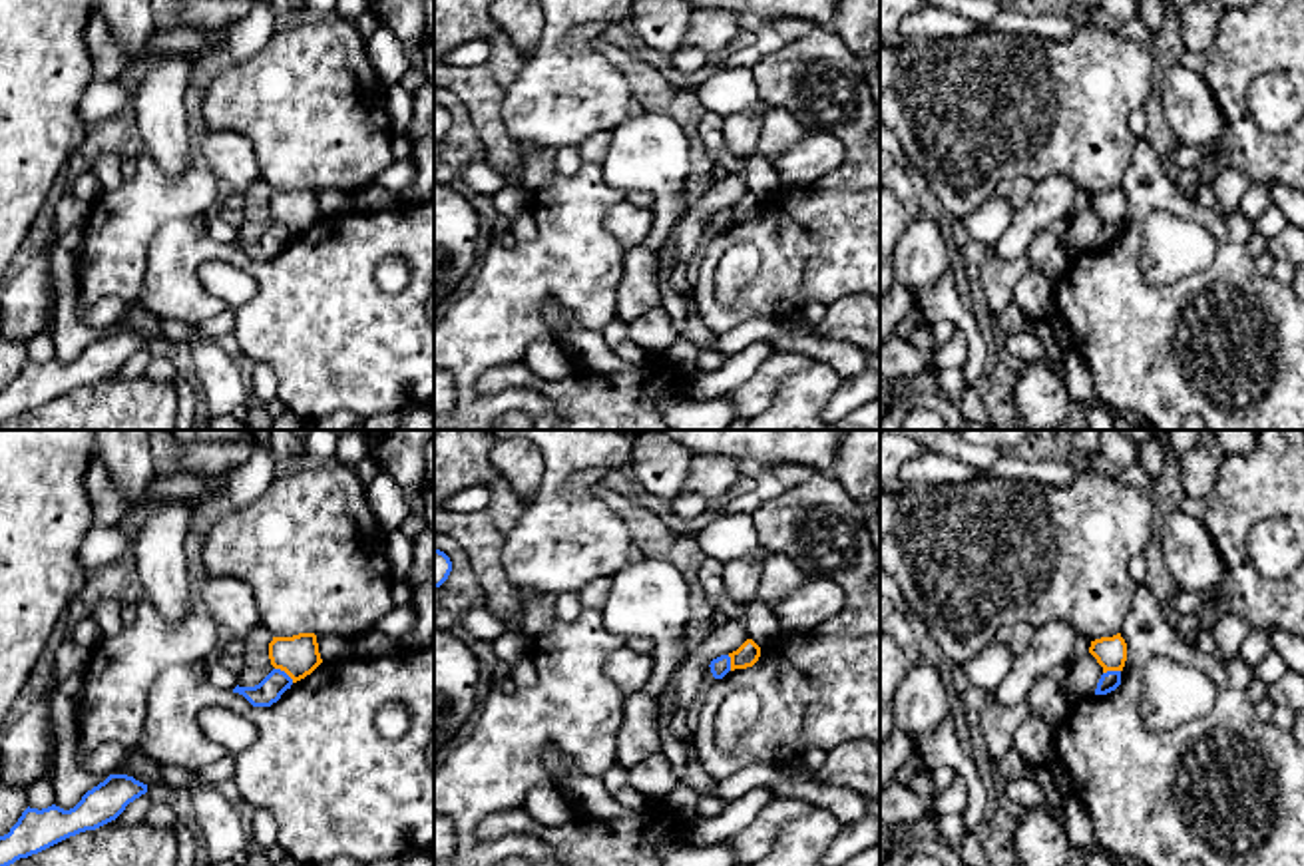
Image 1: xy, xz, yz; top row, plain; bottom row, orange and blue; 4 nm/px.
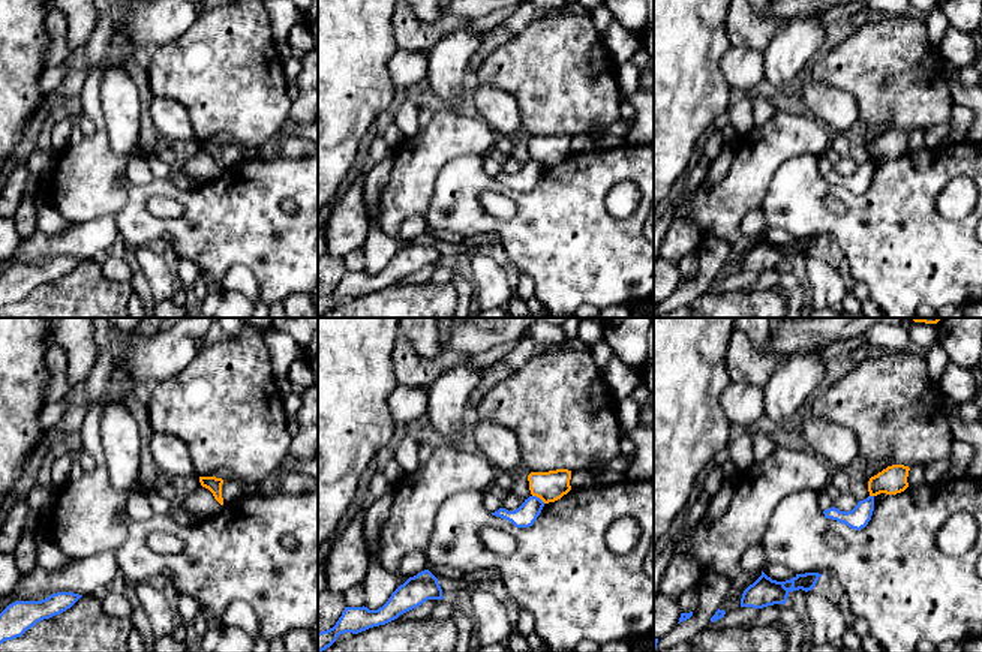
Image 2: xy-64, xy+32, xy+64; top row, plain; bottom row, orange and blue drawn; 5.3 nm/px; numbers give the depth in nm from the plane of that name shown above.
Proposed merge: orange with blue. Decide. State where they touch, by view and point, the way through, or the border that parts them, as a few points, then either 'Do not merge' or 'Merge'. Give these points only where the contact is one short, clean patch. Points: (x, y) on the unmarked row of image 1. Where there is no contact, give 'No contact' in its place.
Touches orange at xy (285, 225). Boundary: xy (275, 221), (293, 235). Do not merge

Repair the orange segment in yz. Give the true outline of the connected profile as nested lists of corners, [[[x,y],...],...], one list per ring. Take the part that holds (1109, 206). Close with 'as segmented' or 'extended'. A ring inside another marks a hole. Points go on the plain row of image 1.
[[[1121,187],[1113,191],[1101,191],[1101,193],[1091,195],[1089,207],[1103,221],[1103,227],[1123,225],[1125,215],[1127,215],[1127,197],[1121,191]]]; as segmented

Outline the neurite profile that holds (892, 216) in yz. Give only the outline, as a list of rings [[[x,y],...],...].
[[[880,185],[880,299],[896,285],[896,245],[908,213],[892,191]]]

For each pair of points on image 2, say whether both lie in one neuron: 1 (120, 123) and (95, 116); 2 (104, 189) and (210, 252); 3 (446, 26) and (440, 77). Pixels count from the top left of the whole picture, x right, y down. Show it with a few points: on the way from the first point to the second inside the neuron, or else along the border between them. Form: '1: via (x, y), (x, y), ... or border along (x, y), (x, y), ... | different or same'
1: border along (99, 84), (102, 117), (108, 143), (114, 152) | different
2: border along (125, 176), (119, 180), (125, 203), (113, 213) | different
3: border along (479, 30), (453, 29), (431, 50) | different

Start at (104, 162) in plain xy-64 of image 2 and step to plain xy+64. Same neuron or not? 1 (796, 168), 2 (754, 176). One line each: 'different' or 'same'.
1: different
2: same

